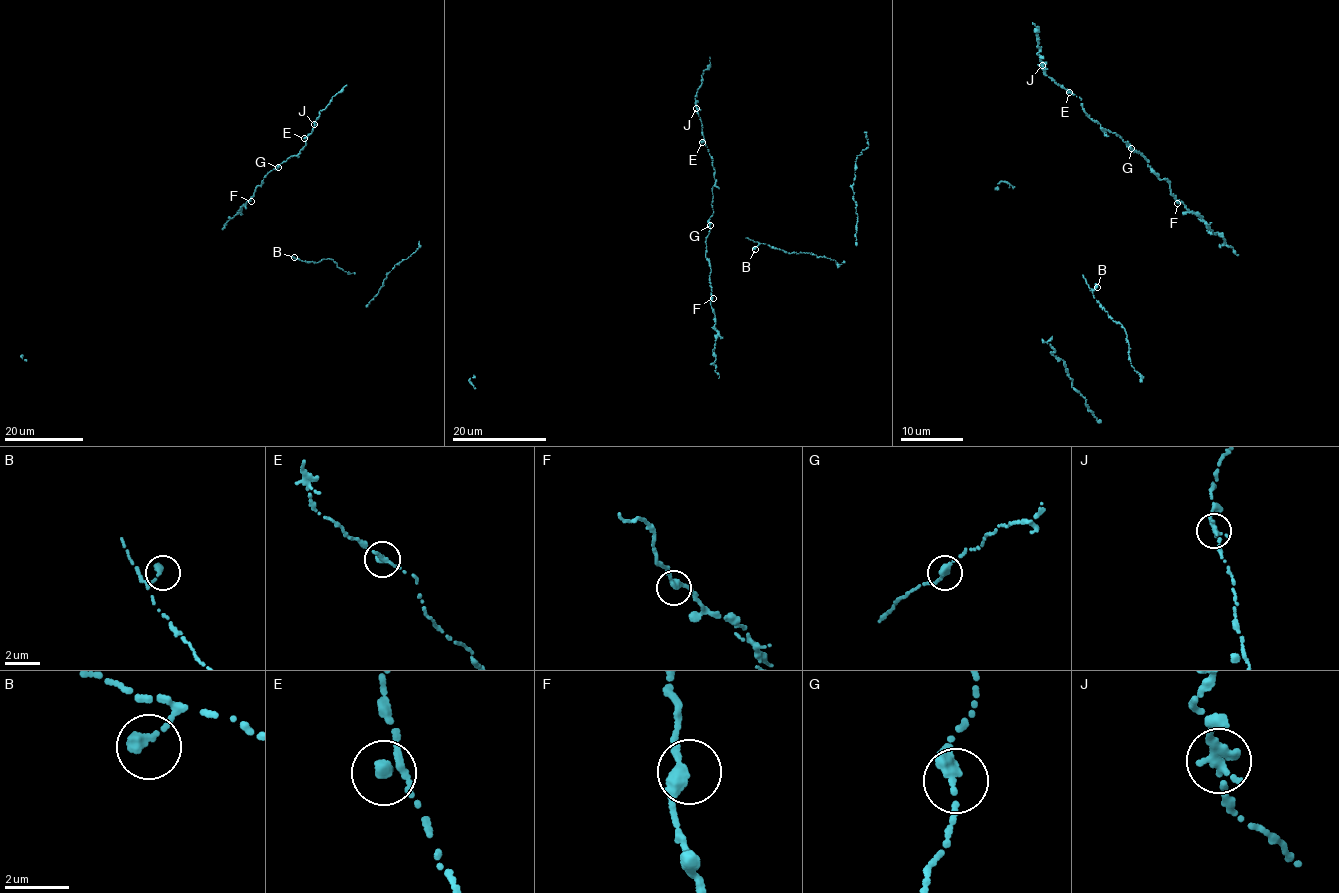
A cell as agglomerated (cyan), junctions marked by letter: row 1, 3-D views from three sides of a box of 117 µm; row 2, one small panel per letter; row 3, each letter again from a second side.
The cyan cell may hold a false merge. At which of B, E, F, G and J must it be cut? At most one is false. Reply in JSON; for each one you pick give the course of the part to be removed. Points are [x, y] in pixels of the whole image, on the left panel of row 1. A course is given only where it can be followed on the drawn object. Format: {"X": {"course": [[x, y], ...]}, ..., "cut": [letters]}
{"cut": []}

